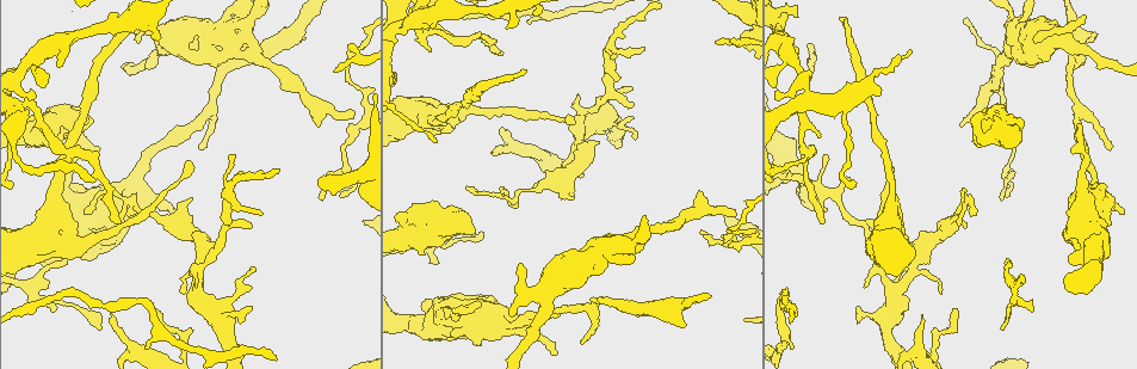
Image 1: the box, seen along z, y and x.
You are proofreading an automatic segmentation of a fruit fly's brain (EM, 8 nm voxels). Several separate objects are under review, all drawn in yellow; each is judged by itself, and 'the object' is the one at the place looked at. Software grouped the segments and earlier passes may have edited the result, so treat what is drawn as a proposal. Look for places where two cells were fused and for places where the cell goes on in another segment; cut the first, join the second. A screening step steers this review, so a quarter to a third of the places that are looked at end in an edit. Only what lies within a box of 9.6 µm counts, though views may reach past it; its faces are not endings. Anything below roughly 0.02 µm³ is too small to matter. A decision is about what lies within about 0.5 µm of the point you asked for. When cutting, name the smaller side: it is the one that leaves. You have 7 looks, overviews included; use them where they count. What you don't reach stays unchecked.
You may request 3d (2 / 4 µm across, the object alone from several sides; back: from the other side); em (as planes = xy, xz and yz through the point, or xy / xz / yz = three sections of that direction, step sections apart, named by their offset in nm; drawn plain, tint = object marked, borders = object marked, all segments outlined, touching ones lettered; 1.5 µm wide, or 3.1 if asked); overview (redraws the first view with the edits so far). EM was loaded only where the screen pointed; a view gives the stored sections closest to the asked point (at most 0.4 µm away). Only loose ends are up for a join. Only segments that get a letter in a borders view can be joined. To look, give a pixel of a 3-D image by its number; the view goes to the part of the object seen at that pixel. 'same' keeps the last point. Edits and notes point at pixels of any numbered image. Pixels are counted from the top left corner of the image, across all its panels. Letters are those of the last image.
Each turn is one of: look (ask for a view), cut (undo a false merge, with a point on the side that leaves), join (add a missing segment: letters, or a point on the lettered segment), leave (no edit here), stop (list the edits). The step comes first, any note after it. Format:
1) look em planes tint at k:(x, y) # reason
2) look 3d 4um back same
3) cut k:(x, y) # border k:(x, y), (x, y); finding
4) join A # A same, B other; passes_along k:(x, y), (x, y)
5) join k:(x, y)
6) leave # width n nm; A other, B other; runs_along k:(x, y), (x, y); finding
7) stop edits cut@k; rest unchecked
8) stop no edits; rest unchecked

look 3d 2um at 1:(147, 349) # thin end

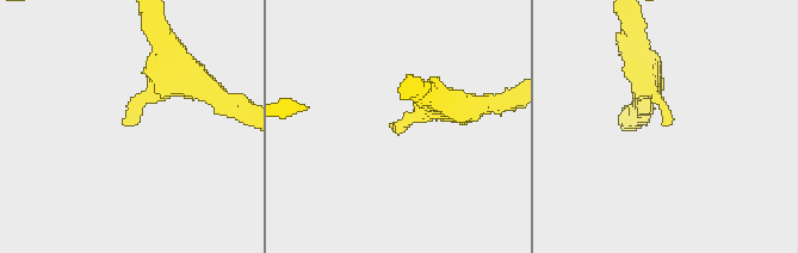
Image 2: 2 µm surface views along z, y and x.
look em xz step 4 tint at 2:(670, 122) # shape alone is not enough

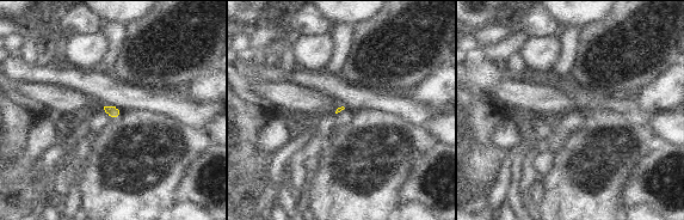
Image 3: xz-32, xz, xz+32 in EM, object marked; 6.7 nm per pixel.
look em planes borders same # another direction

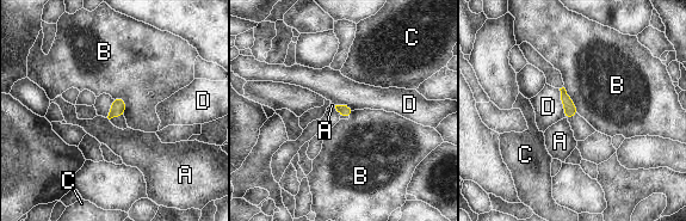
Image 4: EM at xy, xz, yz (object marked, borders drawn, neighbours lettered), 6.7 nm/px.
leave # A other, B other, C other, D other; border 4:(115, 97), (124, 100), (124, 114); no lettered segment goes on from it

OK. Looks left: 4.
look 3d 4um back at 1:(941, 294) # thin end

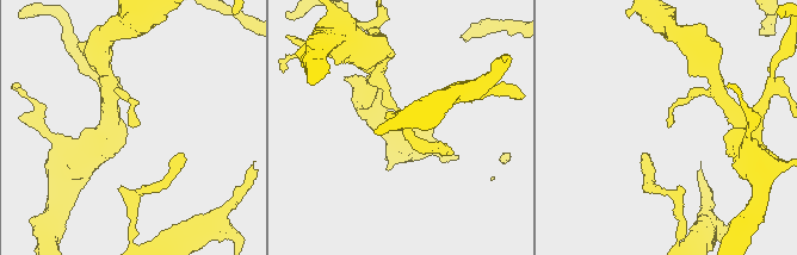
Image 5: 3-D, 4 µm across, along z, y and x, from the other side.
look em planes borders at 5:(135, 124)

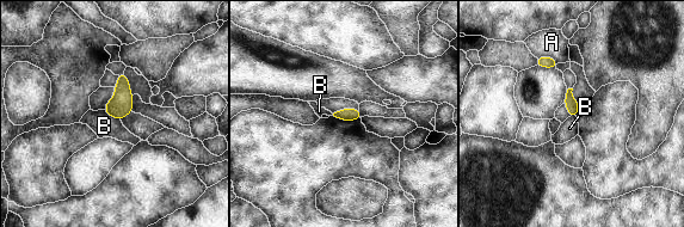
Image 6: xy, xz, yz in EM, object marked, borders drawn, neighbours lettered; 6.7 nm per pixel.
leave # width 80 nm; A other, B other; border 6:(103, 110), (119, 121); none of them fits

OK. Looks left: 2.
look 3d 4um at 1:(822, 223) # long arm stops here

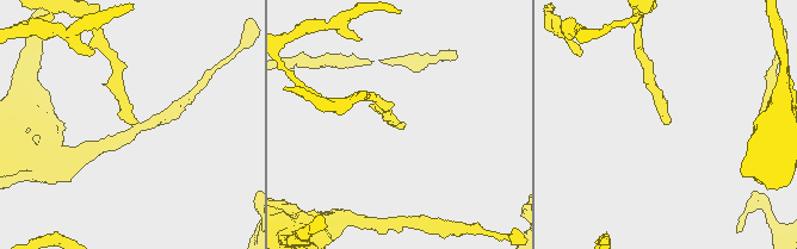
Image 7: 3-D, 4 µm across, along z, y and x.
look em planes borders at 7:(666, 121) # now the EM

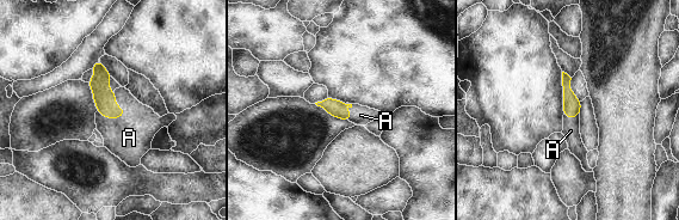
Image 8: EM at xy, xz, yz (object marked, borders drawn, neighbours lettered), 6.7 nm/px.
join A # width 110 nm; longest_contact A 200 nm; A same; the cell continues

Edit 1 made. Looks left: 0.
stop edits join@8; rest unchecked

